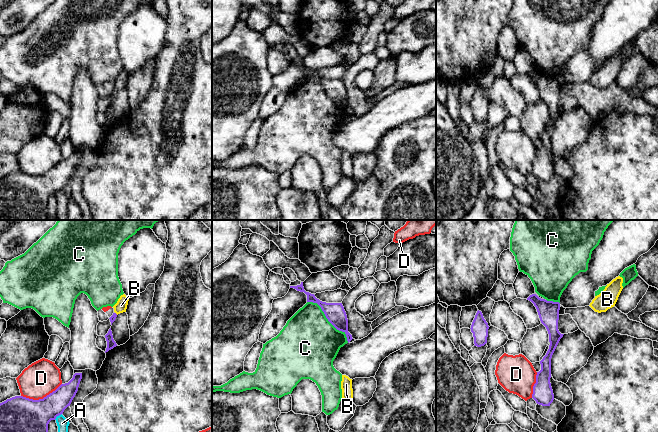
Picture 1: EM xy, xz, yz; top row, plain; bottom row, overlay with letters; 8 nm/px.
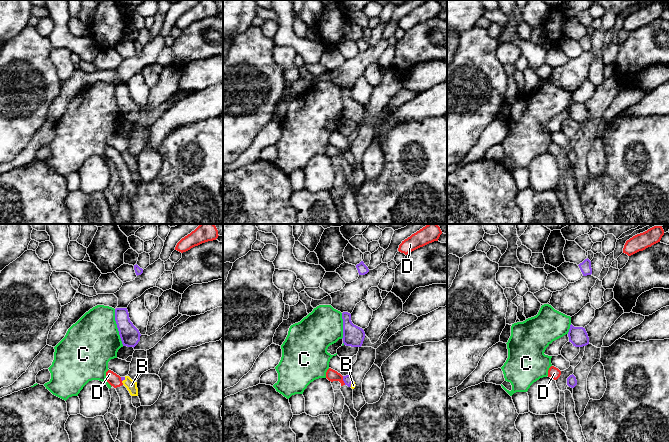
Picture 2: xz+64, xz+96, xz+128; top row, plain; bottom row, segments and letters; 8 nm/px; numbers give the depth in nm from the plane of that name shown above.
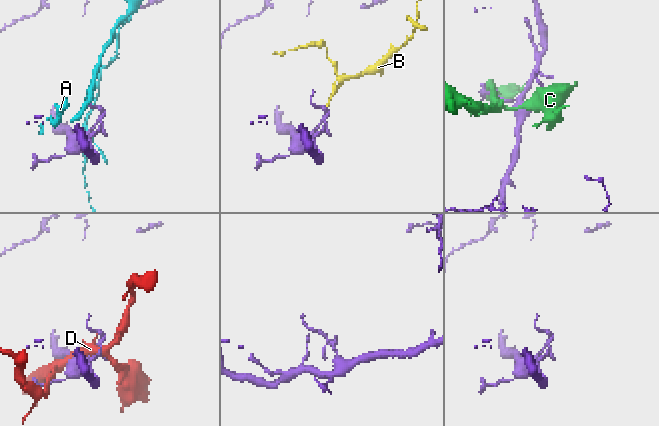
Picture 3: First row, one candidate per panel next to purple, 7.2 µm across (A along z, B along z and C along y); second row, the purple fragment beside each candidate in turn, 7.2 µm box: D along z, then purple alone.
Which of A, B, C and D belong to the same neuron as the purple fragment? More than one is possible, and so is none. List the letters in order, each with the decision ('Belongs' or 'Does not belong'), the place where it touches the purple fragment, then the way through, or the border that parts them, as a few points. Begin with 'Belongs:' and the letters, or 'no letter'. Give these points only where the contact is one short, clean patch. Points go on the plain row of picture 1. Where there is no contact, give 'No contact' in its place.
Belongs: B
A: Does not belong. Touches purple at xy (57, 191)
B: Belongs. No contact
C: Does not belong. Touches purple at xz (328, 96)
D: Does not belong. Touches purple at xy (41, 175)

